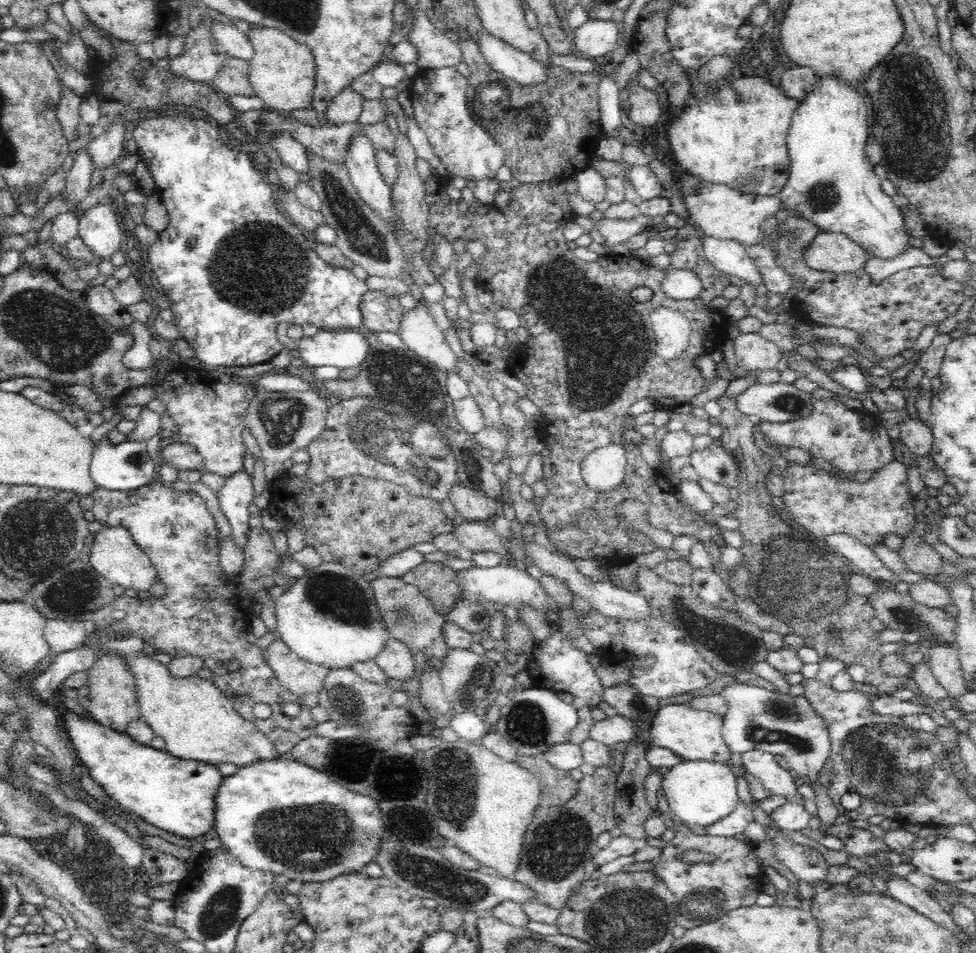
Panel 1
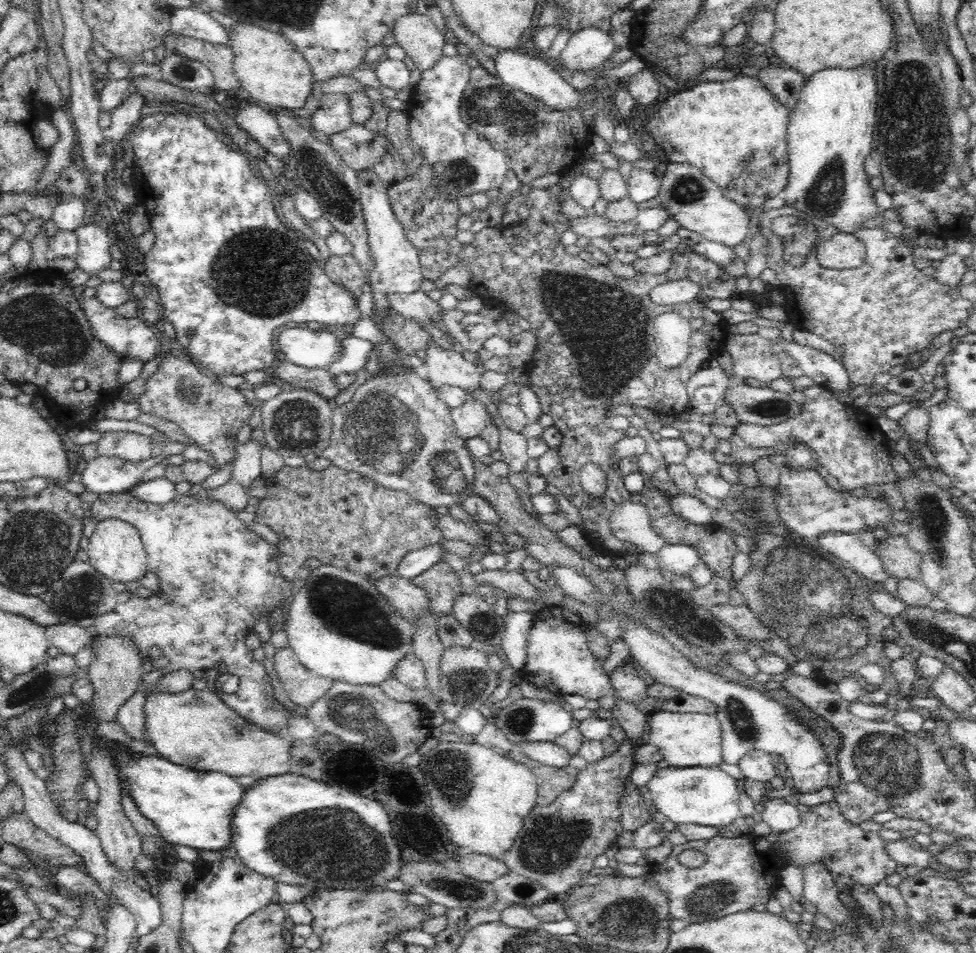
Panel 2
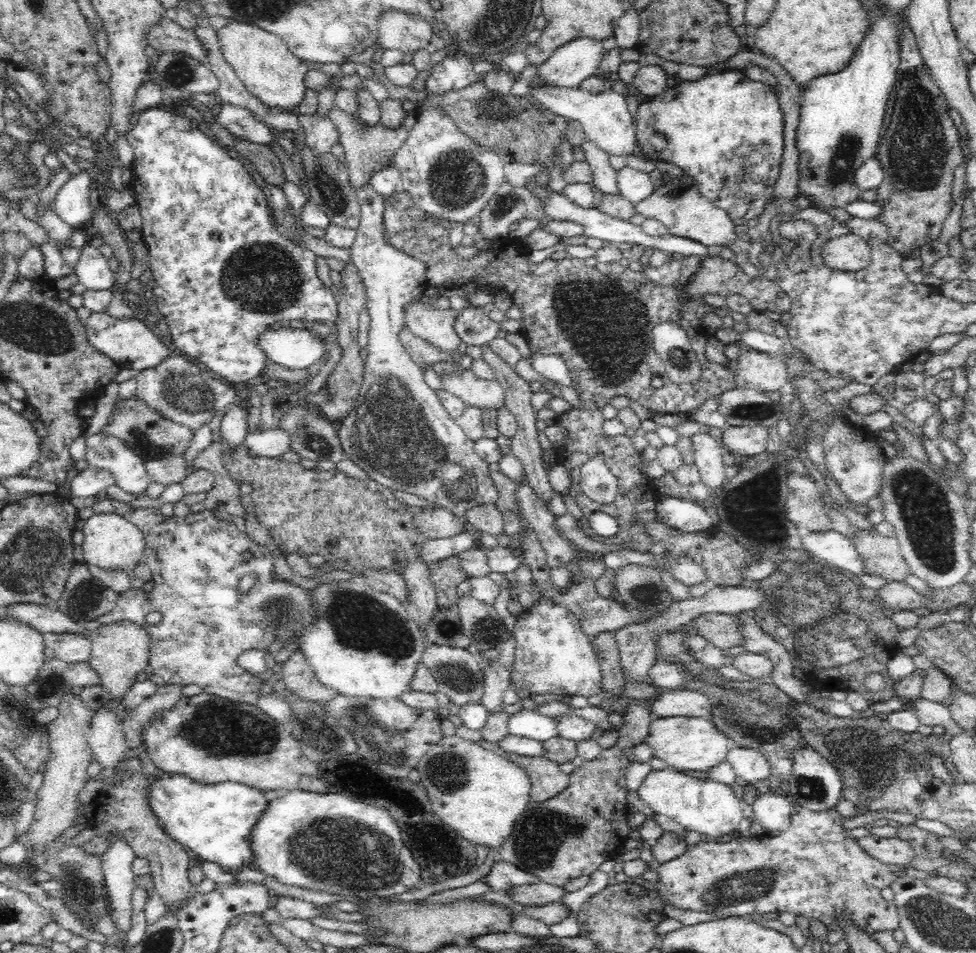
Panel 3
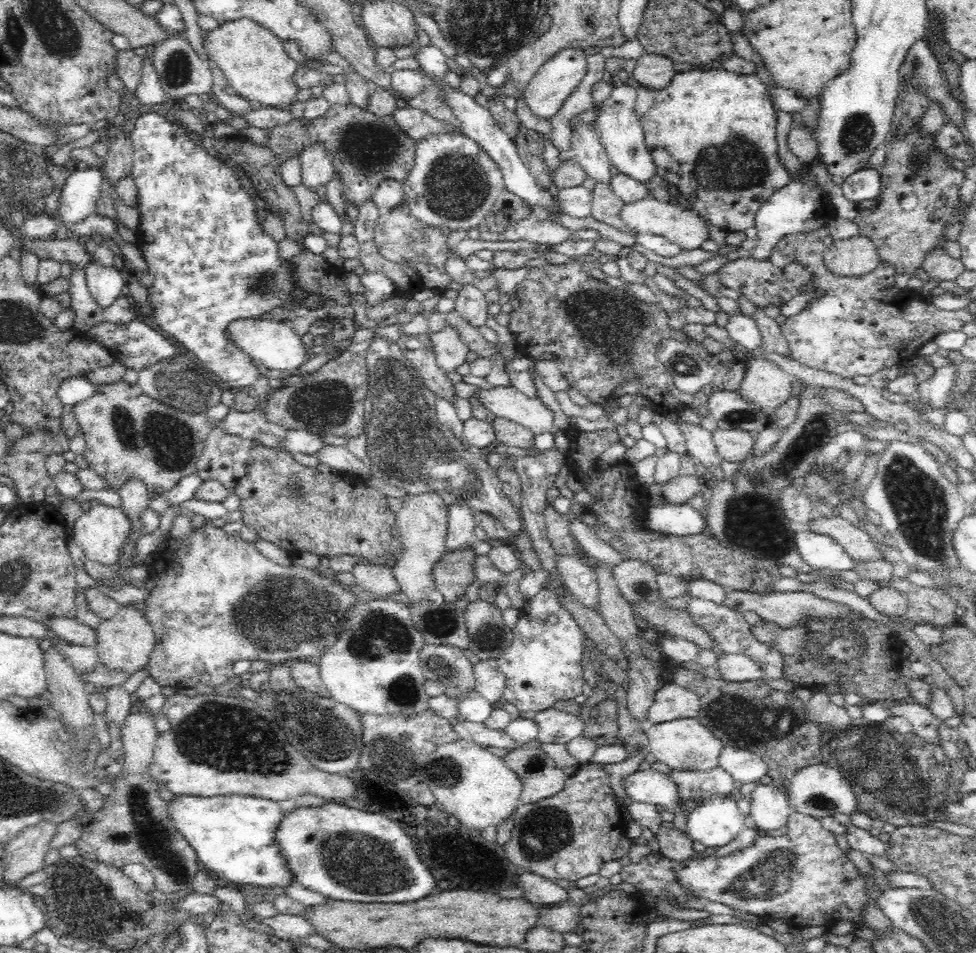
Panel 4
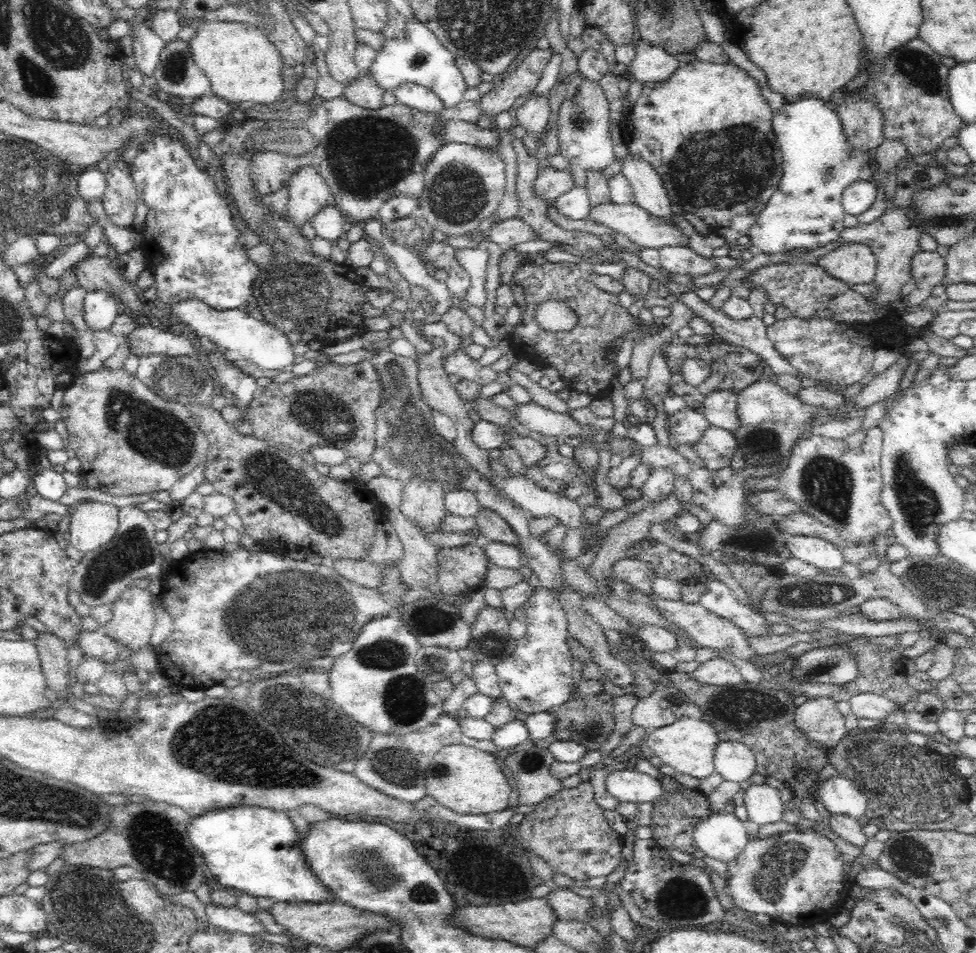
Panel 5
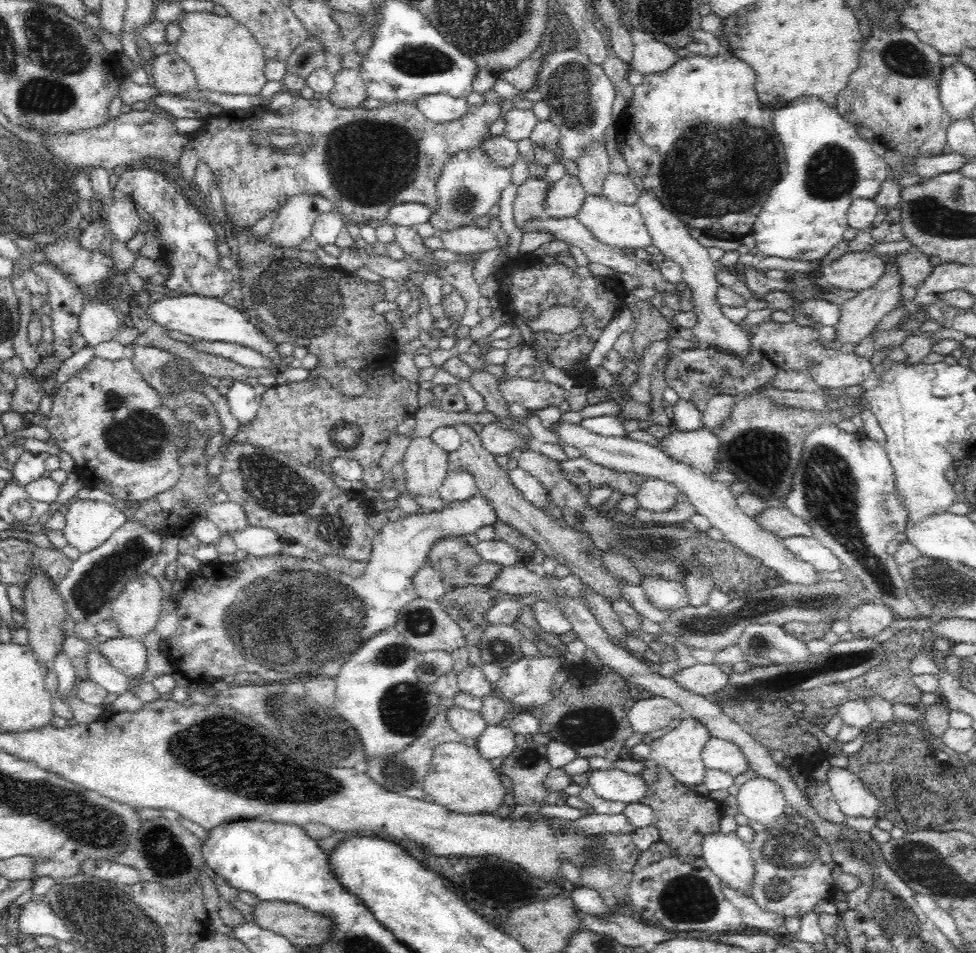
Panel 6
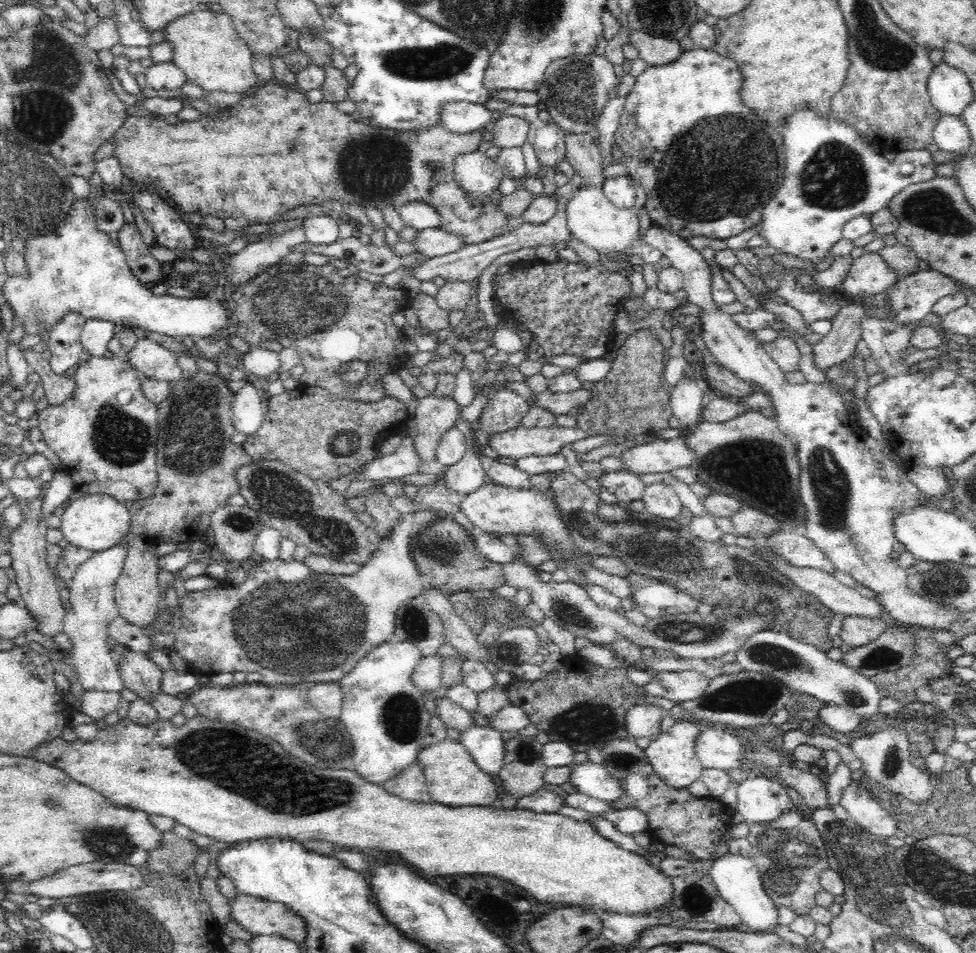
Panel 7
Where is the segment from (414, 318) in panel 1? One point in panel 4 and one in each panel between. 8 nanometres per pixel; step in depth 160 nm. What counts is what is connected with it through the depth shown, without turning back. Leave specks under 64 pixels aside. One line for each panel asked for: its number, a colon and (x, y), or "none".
2: (445, 368)
3: (473, 391)
4: (508, 403)

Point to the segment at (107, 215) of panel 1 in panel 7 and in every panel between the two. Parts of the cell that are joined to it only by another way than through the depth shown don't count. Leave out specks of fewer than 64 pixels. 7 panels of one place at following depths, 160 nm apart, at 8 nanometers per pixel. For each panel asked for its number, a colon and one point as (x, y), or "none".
2: (93, 255)
3: (92, 269)
4: (105, 283)
5: (100, 307)
6: (98, 323)
7: (96, 334)

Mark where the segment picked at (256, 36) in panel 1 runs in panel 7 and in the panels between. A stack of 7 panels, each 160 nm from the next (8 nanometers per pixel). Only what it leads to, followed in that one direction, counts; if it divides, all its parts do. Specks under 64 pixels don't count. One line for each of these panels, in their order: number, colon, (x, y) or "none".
2: (270, 70)
3: (265, 65)
4: (254, 61)
5: (243, 66)
6: (225, 57)
7: (205, 45)

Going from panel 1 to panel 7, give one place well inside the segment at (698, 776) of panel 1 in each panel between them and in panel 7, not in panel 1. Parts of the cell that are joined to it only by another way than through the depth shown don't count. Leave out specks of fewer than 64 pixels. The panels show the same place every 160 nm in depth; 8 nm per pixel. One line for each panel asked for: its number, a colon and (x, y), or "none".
2: (708, 796)
3: (707, 806)
4: (715, 822)
5: (722, 836)
6: (728, 857)
7: (737, 879)

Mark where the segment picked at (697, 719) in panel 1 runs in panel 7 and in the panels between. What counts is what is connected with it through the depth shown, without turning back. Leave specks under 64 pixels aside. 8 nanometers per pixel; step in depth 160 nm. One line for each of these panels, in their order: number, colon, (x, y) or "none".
2: (688, 739)
3: (685, 743)
4: (685, 744)
5: (688, 745)
6: (679, 751)
7: (673, 756)

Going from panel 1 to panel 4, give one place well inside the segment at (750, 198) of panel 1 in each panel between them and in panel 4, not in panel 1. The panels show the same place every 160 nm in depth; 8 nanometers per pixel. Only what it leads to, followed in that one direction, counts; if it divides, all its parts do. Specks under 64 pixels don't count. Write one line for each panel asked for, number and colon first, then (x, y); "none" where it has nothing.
2: (698, 204)
3: (678, 205)
4: (684, 227)

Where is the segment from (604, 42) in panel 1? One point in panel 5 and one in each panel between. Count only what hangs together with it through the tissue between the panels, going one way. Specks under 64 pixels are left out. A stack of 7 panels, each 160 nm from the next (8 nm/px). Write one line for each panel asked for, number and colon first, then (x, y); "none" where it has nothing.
2: (586, 50)
3: (569, 65)
4: (547, 90)
5: (533, 115)

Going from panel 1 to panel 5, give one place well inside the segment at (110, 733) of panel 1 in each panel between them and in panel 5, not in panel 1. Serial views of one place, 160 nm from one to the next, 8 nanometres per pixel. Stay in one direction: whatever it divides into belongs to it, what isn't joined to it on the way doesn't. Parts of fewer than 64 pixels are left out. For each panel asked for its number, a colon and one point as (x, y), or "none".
2: (194, 808)
3: (217, 822)
4: (235, 835)
5: (255, 849)

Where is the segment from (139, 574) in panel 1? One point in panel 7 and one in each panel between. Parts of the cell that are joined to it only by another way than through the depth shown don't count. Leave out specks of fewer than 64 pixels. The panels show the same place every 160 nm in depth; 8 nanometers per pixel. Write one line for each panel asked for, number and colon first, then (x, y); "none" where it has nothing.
2: (115, 549)
3: (111, 542)
4: (101, 532)
5: (93, 524)
6: (89, 523)
7: (96, 522)

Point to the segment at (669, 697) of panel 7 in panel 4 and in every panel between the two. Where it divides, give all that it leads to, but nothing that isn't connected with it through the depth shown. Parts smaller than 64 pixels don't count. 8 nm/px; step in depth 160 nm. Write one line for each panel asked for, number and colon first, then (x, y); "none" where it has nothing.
4: (735, 667)
5: (718, 671)
6: (704, 679)

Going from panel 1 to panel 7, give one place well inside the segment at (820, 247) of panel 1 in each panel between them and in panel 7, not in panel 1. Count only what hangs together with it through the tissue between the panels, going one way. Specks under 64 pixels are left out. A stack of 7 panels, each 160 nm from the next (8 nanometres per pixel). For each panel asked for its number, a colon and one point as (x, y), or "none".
2: (843, 251)
3: (849, 253)
4: (856, 256)
5: (855, 264)
6: (857, 271)
7: (868, 274)

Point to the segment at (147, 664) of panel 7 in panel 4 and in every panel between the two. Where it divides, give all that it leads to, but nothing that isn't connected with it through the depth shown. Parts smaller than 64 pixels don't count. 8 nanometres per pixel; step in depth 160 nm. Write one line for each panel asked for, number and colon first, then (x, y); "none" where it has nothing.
4: (71, 631)
5: (97, 644)
6: (128, 654)

